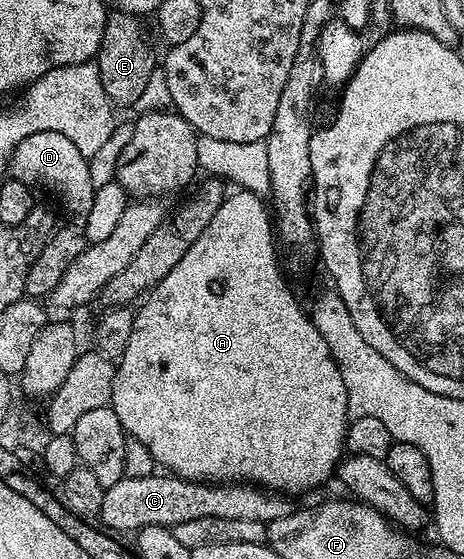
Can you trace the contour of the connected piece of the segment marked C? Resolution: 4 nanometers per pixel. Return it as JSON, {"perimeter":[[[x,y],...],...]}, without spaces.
{"perimeter":[[[157,472],[137,478],[124,477],[118,480],[118,484],[105,489],[99,521],[112,532],[135,532],[147,526],[171,528],[186,524],[189,520],[202,520],[206,516],[214,516],[218,520],[258,520],[267,524],[292,514],[293,503],[288,503],[291,501],[280,500],[284,502],[276,502],[272,506],[271,493],[251,494],[250,491],[239,490],[236,486],[239,485],[194,482],[168,472]]]}

